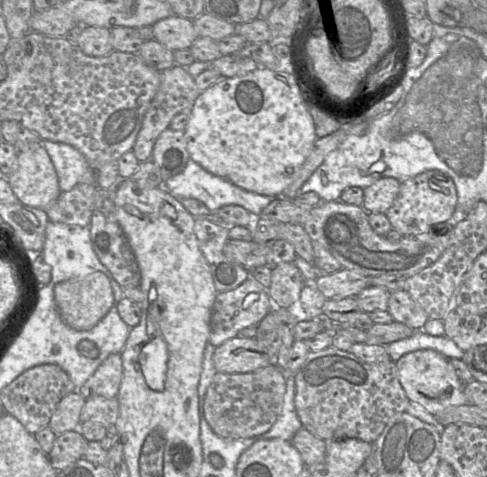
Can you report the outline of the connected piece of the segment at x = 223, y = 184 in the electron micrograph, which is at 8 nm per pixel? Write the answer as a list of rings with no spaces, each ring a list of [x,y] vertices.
[[[191,159],[188,160],[185,168],[180,173],[171,177],[164,183],[164,187],[175,197],[199,200],[210,210],[217,210],[225,205],[234,204],[242,206],[255,215],[260,215],[263,209],[271,203],[272,199],[277,198],[277,196],[269,197],[260,195],[235,186],[229,181],[206,171],[202,166]]]

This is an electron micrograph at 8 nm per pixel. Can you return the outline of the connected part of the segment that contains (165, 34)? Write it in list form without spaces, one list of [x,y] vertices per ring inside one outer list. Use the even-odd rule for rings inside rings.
[[[179,16],[161,19],[151,27],[154,39],[171,51],[188,49],[198,38],[193,21]]]

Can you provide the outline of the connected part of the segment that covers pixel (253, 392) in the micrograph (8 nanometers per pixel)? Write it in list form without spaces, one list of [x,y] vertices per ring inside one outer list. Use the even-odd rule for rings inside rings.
[[[276,365],[249,373],[216,373],[204,399],[202,414],[214,433],[228,439],[243,439],[270,430],[278,419],[286,392],[286,375]]]

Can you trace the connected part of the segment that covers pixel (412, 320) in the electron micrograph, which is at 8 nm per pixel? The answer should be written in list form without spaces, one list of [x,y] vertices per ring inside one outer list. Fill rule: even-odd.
[[[390,291],[387,312],[393,322],[402,323],[414,331],[421,330],[429,320],[426,312],[410,297],[406,291]]]

